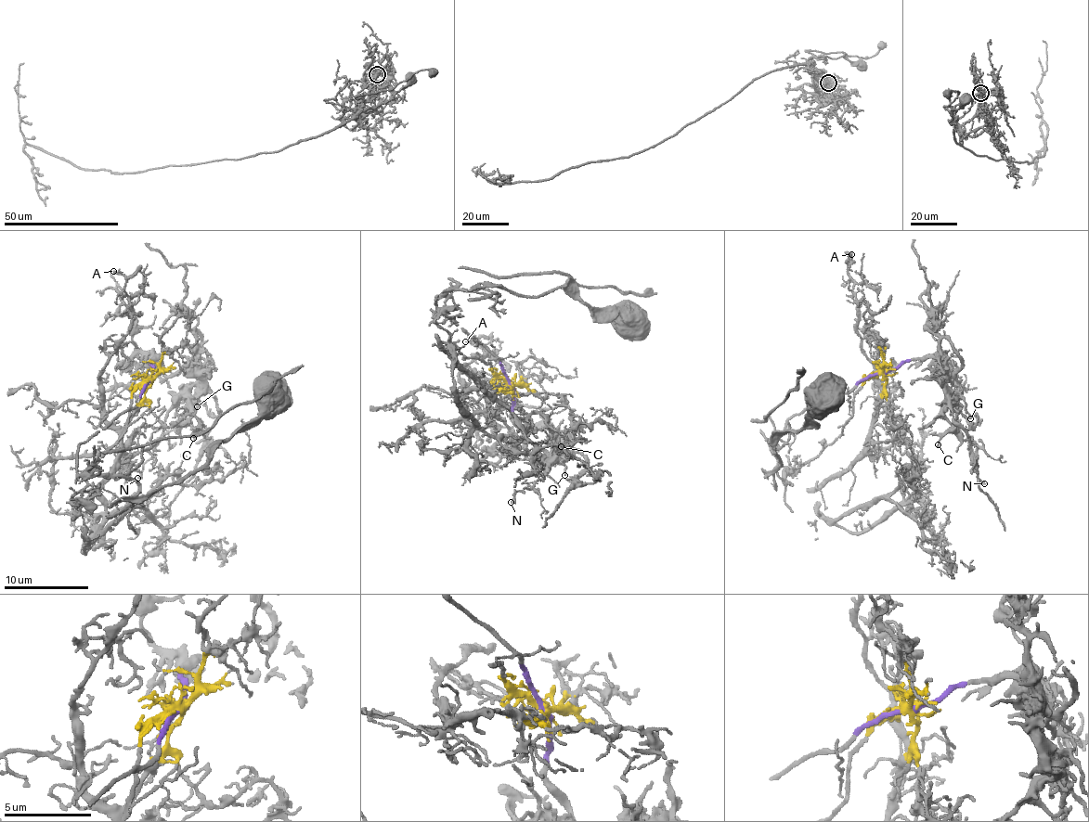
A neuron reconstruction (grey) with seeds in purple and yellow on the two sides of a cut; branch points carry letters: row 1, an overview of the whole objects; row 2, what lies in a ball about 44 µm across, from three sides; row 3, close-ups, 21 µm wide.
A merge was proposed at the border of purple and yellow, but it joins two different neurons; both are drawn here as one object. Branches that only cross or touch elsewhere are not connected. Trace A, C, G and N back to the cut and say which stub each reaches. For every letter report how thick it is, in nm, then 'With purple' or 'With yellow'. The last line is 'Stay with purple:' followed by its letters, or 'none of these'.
A: Thickness 190 nm. With yellow
C: Thickness 140 nm. With purple
G: Thickness 190 nm. With purple
N: Thickness 200 nm. With purple
Stay with purple: C, G, N

